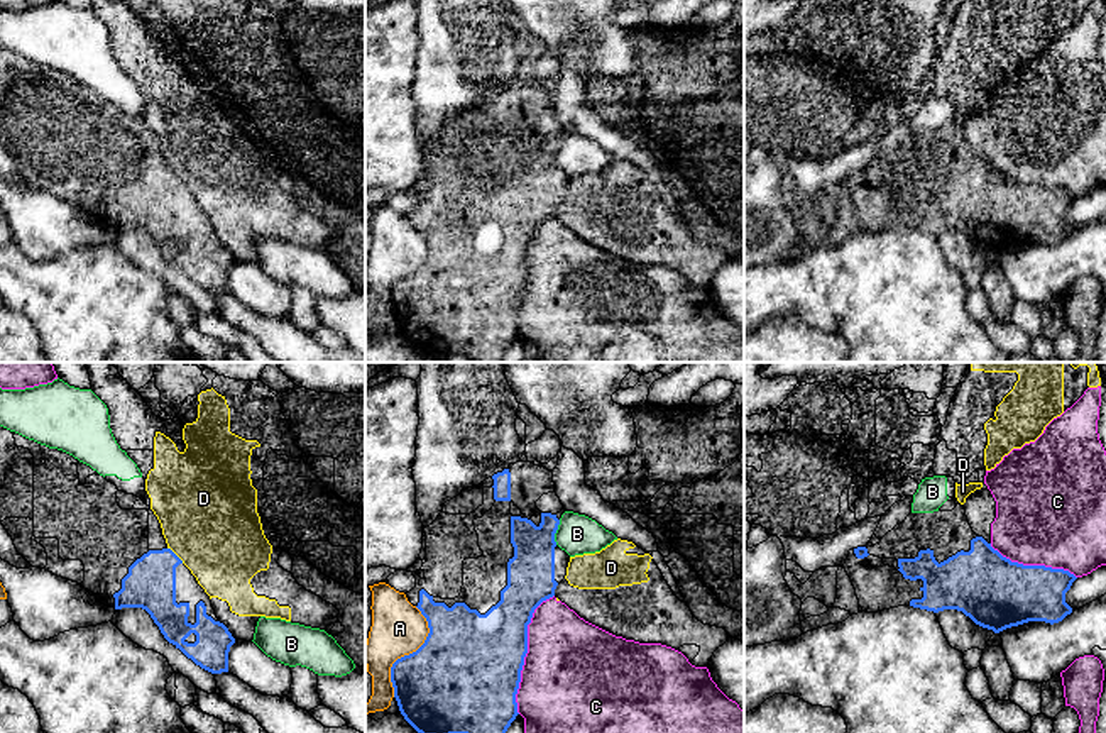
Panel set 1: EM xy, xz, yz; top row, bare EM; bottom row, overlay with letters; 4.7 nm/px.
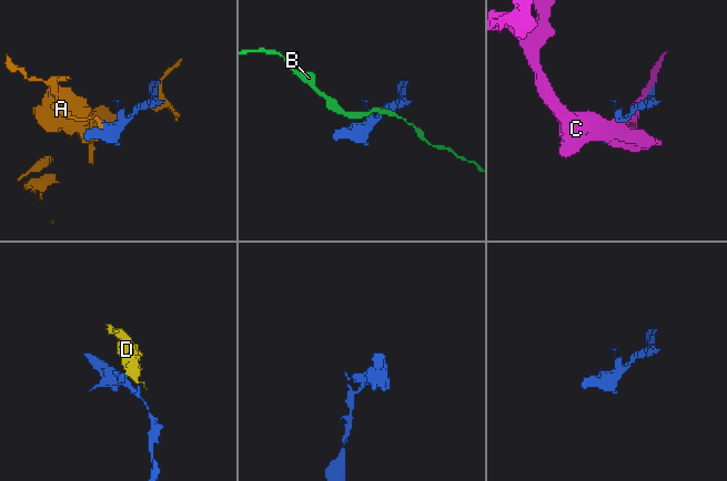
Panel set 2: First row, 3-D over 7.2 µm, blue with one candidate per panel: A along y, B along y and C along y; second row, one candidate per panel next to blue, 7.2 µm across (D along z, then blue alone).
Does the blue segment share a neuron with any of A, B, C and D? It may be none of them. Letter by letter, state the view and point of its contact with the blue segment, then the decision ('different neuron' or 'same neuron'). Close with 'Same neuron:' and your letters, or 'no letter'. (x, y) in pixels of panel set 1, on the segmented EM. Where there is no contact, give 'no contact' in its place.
A: meets blue in xz at (410, 654); different neuron
B: meets blue in xz at (555, 532); different neuron
C: meets blue in xz at (526, 652); different neuron
D: meets blue in xy at (176, 556); different neuron
Same neuron: no letter

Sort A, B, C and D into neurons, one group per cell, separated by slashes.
A / B / C / D

